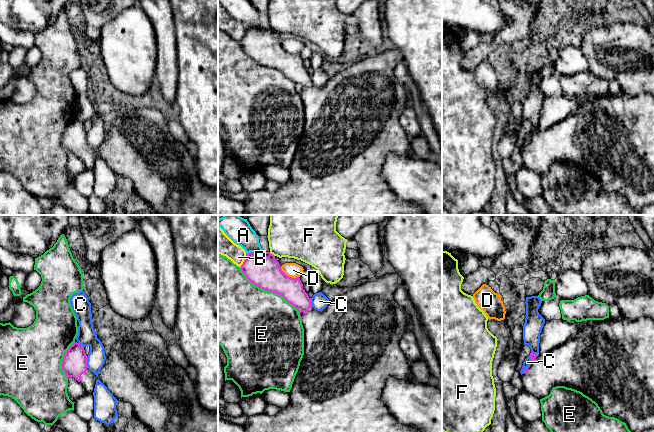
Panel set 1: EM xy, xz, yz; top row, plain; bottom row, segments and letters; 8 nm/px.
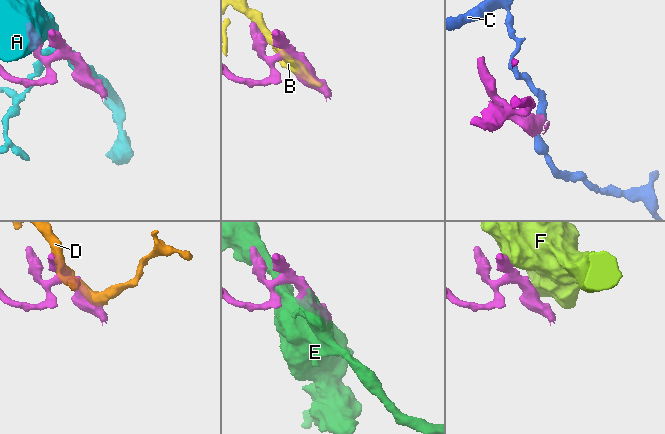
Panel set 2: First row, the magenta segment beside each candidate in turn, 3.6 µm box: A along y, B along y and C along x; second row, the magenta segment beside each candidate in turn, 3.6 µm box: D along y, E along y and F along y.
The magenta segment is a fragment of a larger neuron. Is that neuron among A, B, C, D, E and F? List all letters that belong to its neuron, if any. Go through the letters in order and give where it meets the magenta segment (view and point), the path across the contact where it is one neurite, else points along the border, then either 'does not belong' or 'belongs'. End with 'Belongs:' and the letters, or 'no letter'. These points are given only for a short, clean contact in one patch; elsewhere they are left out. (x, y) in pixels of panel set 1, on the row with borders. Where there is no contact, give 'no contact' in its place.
A: meets magenta in xz at (254, 252); does not belong
B: meets magenta in xz at (244, 261); does not belong
C: meets magenta in xy at (86, 362); border along xy (86, 356), (86, 365), (88, 367); does not belong
D: meets magenta in xz at (288, 276); does not belong
E: meets magenta in xz at (268, 290); does not belong
F: meets magenta in xz at (272, 254); does not belong
Belongs: no letter

